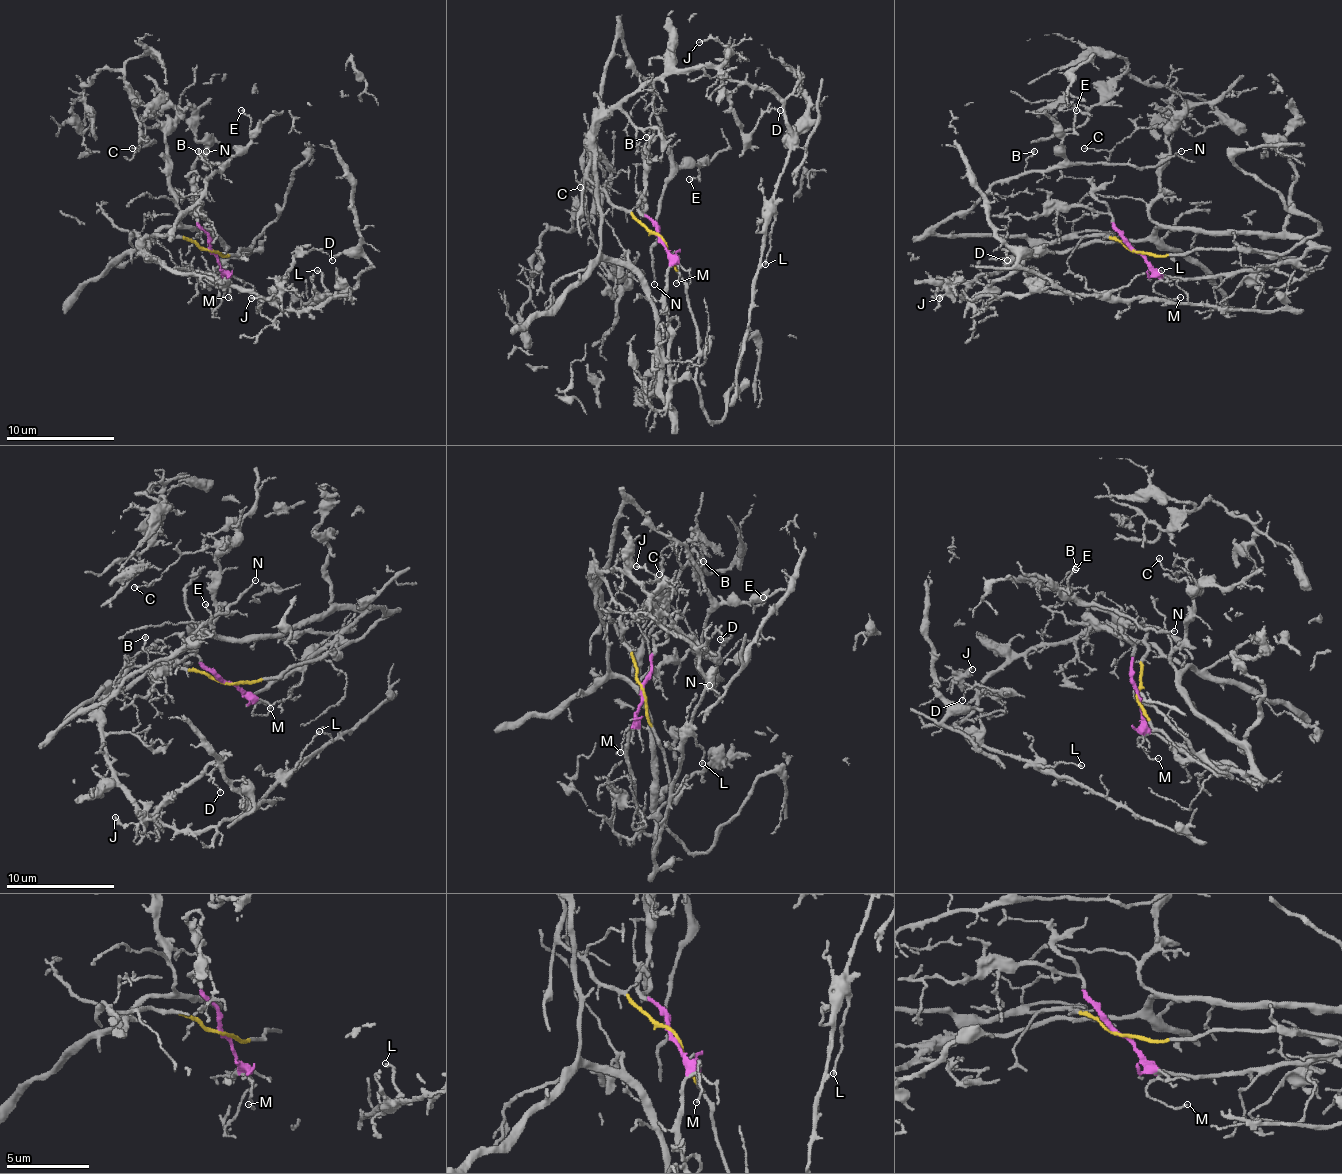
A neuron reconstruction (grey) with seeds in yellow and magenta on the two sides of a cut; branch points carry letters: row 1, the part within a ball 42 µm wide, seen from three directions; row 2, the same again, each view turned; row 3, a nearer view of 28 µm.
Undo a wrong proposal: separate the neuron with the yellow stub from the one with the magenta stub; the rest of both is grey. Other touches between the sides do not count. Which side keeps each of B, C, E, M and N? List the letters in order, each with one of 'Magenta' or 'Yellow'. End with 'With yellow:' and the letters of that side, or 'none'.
B: Yellow
C: Magenta
E: Yellow
M: Magenta
N: Yellow
With yellow: B, E, N

